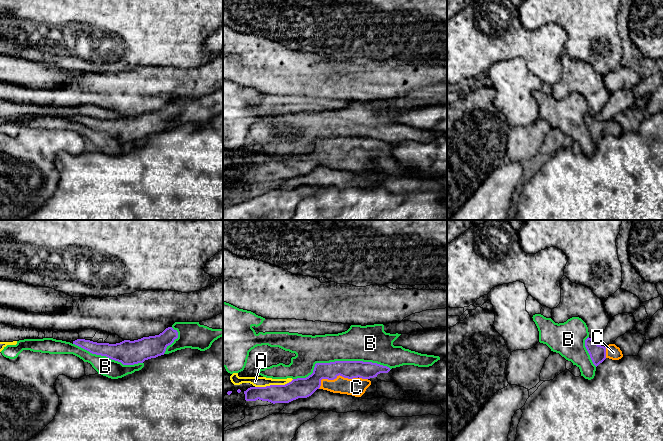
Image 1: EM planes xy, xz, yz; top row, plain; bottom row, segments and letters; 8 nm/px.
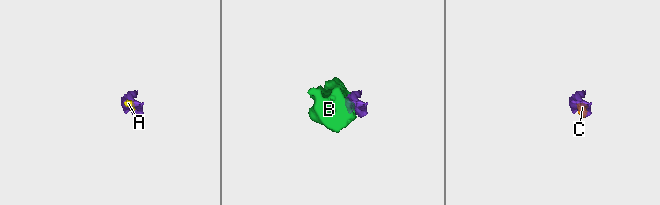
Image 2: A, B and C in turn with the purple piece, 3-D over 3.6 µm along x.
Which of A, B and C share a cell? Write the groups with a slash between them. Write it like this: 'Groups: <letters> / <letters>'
Groups: A C / B

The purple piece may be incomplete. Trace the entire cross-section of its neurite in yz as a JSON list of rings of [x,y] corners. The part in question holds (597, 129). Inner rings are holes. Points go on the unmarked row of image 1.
[[[589,113],[585,116],[585,123],[596,143],[606,134],[619,136],[623,133],[622,127],[615,120],[609,120],[607,123],[604,123],[598,121],[595,116]]]

